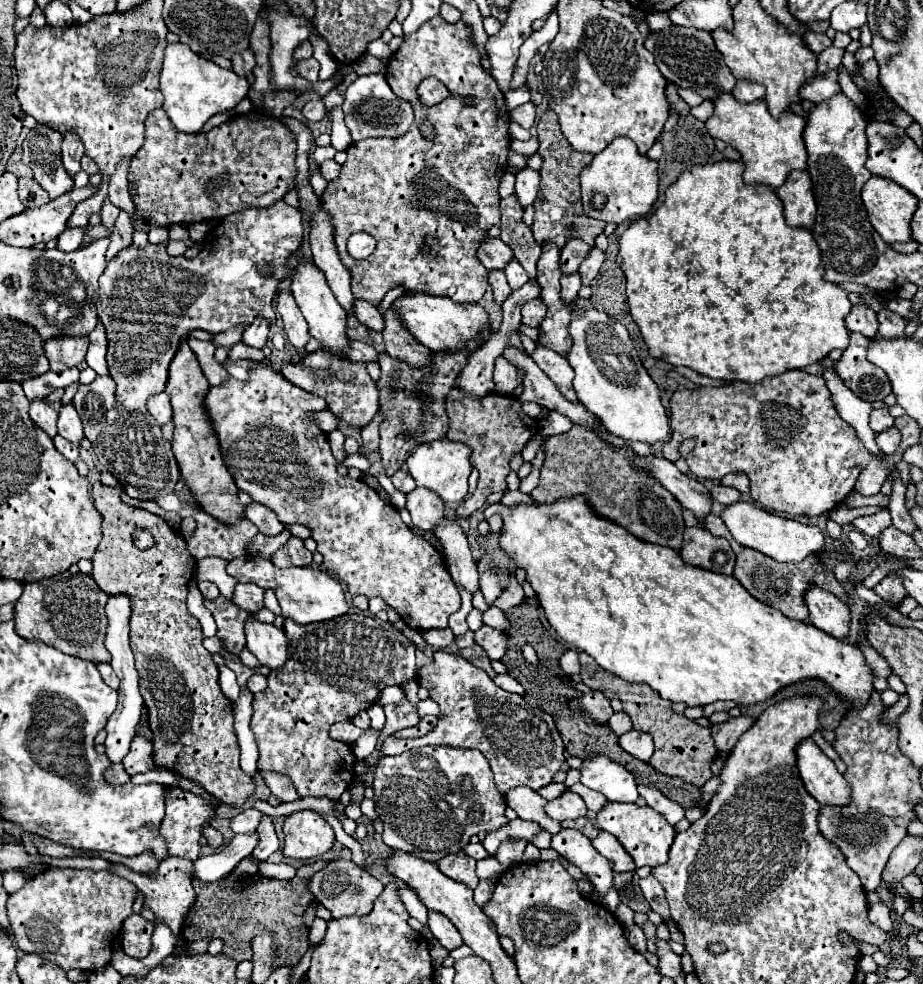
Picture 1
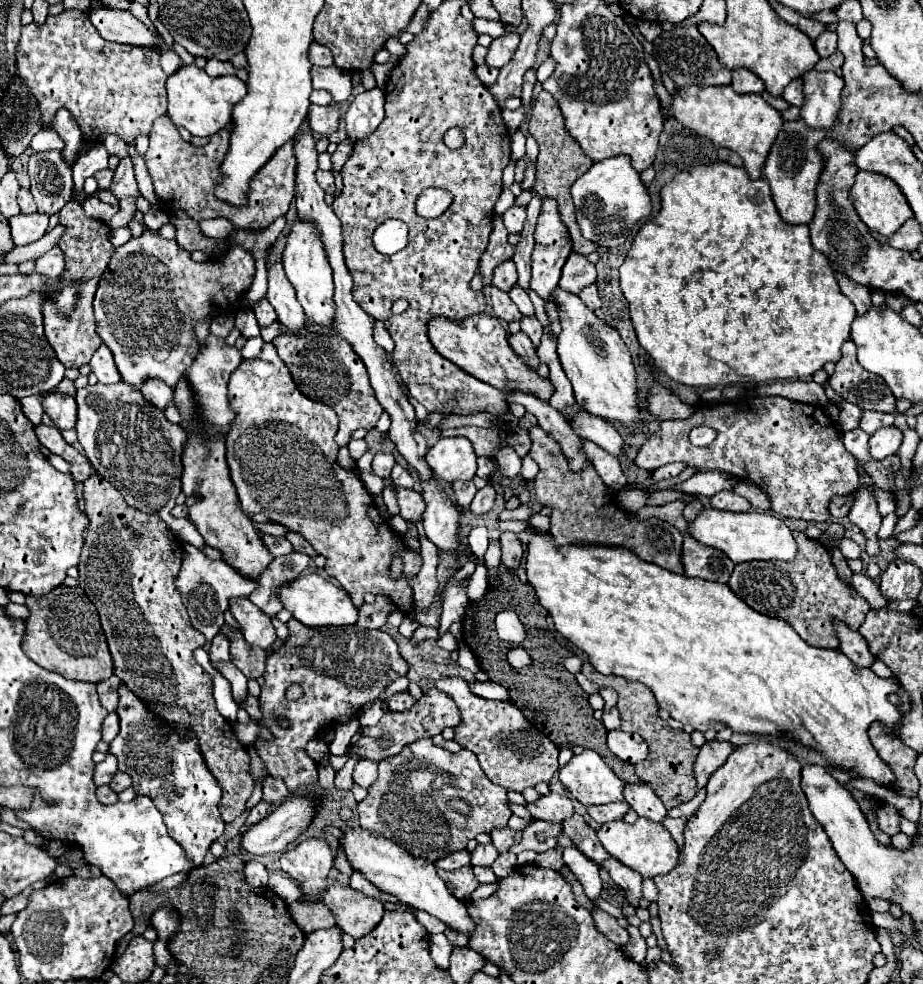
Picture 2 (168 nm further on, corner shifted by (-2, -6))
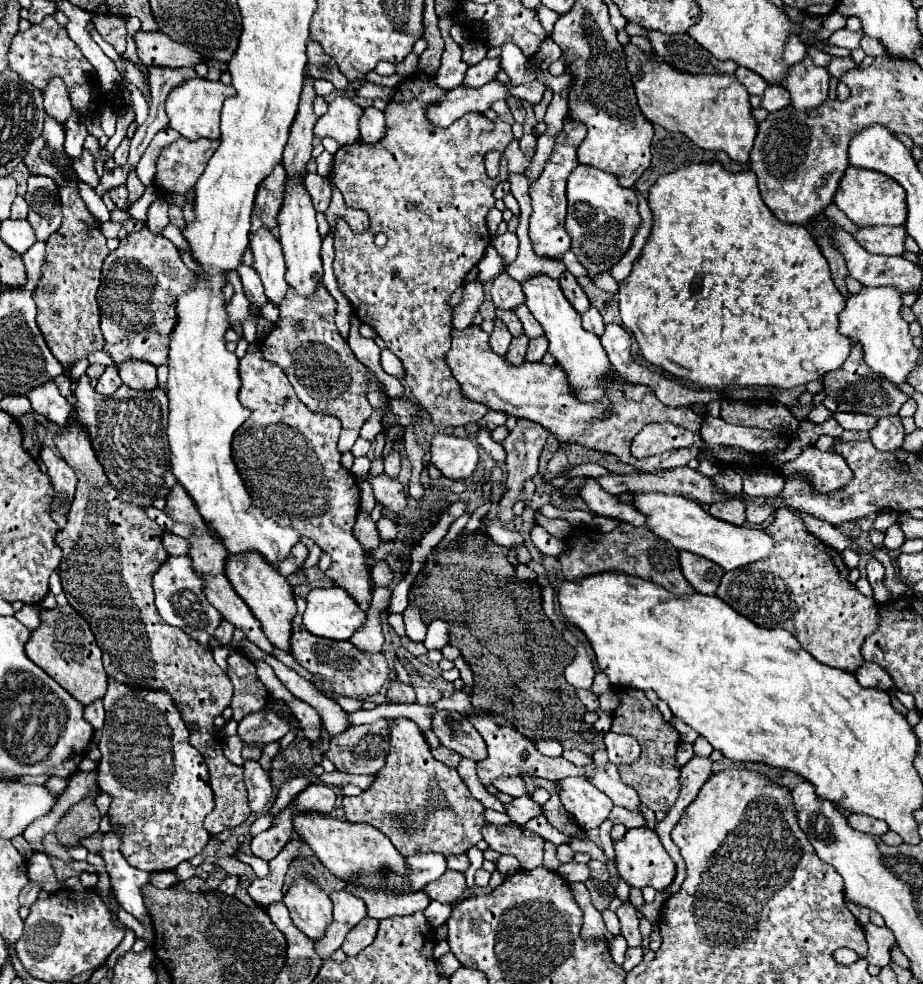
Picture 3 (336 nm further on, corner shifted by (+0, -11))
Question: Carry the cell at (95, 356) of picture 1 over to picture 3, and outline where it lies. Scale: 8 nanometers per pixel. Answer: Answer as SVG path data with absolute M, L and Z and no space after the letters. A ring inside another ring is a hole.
M110 365L110 367L104 371L104 375L98 379L98 385L96 385L94 389L96 389L100 395L112 395L120 385L122 385L120 375L116 373L116 367Z

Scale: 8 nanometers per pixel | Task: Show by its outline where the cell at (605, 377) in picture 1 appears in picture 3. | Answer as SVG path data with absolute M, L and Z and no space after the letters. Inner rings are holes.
M534 275L522 281L522 289L526 295L526 307L536 317L536 321L540 321L540 325L544 327L546 339L550 343L548 351L556 357L556 363L560 363L560 367L564 367L564 371L568 373L572 391L582 401L598 401L600 397L604 397L606 395L604 389L608 383L606 375L612 369L610 359L600 339L594 333L588 333L582 329L580 315L576 313L576 309L572 309L572 305L564 297L558 285L558 279L550 279L548 275Z

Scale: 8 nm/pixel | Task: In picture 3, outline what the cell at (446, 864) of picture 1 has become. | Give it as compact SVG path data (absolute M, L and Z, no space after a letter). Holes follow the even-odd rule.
M446 871L444 877L428 883L424 887L424 893L430 895L430 899L440 901L440 903L450 903L454 901L462 891L466 889L466 879L464 873L460 871Z

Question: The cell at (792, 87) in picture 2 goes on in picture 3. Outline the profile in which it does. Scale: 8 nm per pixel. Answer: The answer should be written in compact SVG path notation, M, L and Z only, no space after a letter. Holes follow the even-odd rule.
M770 85L762 95L762 107L772 113L776 109L782 109L784 105L790 105L788 91L782 85Z

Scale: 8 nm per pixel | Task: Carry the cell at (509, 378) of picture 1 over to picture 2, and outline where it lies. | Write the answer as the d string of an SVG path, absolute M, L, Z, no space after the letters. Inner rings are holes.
M512 390L506 394L506 402L518 402L538 418L538 426L544 432L548 432L566 452L566 458L570 460L570 468L578 470L588 464L586 456L580 452L580 438L574 436L570 428L566 428L566 420L562 420L562 414L556 408L552 408L546 400L540 400L532 392Z

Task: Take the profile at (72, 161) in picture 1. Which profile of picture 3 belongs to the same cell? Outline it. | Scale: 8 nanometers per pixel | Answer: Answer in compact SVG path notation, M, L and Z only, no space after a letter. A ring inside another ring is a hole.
M52 77L46 85L46 89L42 91L44 97L44 109L50 117L54 117L56 121L64 123L68 119L68 115L72 113L72 105L70 105L70 97L68 97L68 89L64 85L64 81L60 77Z

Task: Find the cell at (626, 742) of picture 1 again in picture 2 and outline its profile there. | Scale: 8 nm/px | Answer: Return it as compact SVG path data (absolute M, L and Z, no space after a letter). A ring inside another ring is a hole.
M624 730L608 732L608 748L620 760L630 762L630 764L638 764L638 762L646 760L646 756L648 756L648 744L644 742L644 738L638 734L632 734L632 732L624 732Z

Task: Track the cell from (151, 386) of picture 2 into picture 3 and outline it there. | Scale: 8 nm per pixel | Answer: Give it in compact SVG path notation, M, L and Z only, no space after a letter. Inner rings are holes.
M124 361L118 365L118 375L122 377L124 385L132 389L152 389L158 385L156 381L156 367L148 361Z

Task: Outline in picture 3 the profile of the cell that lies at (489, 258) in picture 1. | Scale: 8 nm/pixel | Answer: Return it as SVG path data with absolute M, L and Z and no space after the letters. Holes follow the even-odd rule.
M500 273L492 281L490 295L492 295L492 303L498 309L506 309L506 311L514 311L524 303L524 291L520 289L520 283L514 281L508 273Z

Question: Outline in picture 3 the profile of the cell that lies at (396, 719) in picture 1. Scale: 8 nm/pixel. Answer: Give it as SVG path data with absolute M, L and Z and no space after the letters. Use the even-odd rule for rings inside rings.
M392 679L390 685L388 685L388 691L386 691L386 697L394 703L414 703L416 701L416 693L410 685L398 681L398 679Z

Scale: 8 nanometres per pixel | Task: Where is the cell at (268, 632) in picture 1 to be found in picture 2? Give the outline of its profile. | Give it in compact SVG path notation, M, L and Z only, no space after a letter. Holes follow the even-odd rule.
M248 598L230 600L230 610L242 628L246 644L264 648L268 652L268 648L276 642L276 630L270 618L258 606L254 606Z

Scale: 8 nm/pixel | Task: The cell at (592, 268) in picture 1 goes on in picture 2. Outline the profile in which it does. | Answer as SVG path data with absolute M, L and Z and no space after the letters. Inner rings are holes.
M588 284L586 288L582 288L578 296L584 300L584 304L586 304L590 310L596 310L596 308L600 308L600 298L598 298L596 284Z

